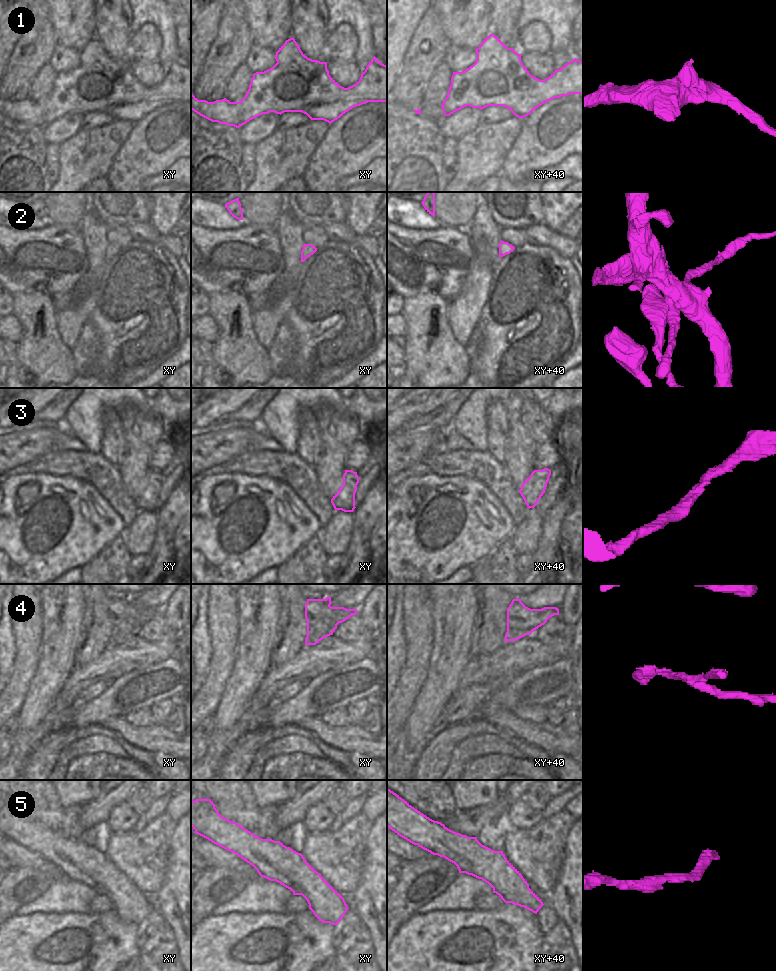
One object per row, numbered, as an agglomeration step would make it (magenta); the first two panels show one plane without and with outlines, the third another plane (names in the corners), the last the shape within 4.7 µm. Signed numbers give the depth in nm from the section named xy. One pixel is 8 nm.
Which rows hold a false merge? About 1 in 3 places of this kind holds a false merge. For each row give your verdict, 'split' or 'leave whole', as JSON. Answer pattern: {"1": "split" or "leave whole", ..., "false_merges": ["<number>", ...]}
{"1": "leave whole", "2": "split", "3": "leave whole", "4": "split", "5": "leave whole", "false_merges": ["2", "4"]}

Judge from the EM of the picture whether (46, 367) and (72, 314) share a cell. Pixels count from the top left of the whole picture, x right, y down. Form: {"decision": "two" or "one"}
{"decision": "two"}

